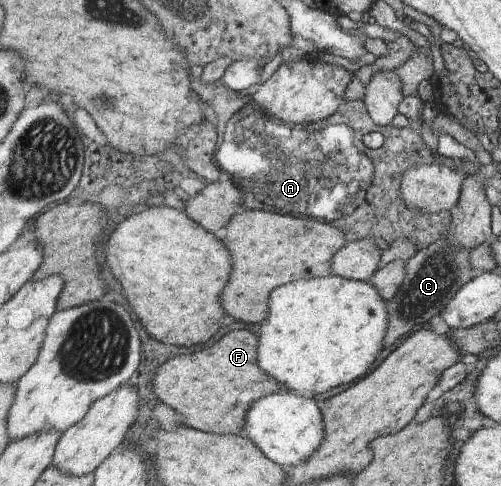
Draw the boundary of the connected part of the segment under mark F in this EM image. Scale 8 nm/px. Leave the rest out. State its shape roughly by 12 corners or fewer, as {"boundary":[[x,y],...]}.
{"boundary":[[233,330],[152,380],[188,427],[245,435],[252,404],[285,388],[259,335]]}

